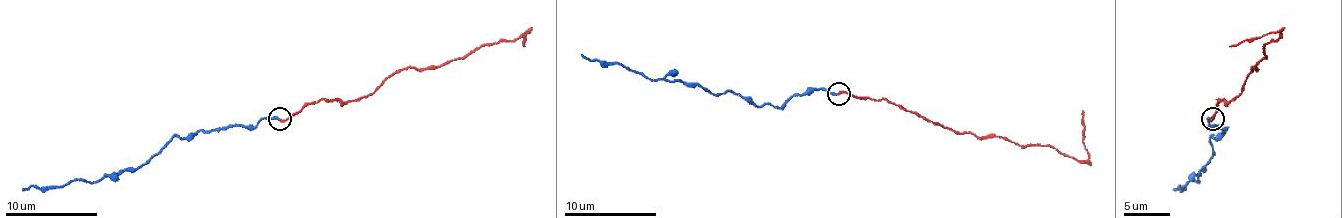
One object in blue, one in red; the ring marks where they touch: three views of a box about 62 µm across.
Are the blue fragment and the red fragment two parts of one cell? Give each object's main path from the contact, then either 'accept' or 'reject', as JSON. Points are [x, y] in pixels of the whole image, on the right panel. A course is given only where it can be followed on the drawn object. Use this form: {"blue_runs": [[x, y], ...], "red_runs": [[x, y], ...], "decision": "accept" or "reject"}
{"blue_runs": [[1213, 119], [1208, 124], [1227, 129], [1211, 138], [1213, 156], [1201, 168], [1199, 182], [1192, 179], [1174, 191]], "red_runs": [[1213, 119], [1218, 99], [1231, 101], [1264, 57], [1264, 45], [1280, 34], [1268, 31], [1229, 45]], "decision": "reject"}

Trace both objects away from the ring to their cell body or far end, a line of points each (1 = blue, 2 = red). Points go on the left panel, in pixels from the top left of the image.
1: (279, 119), (195, 131), (172, 138), (135, 168), (94, 182), (75, 179), (22, 191)
2: (279, 119), (327, 99), (360, 101), (404, 68), (443, 66), (482, 45), (529, 31), (524, 45)

